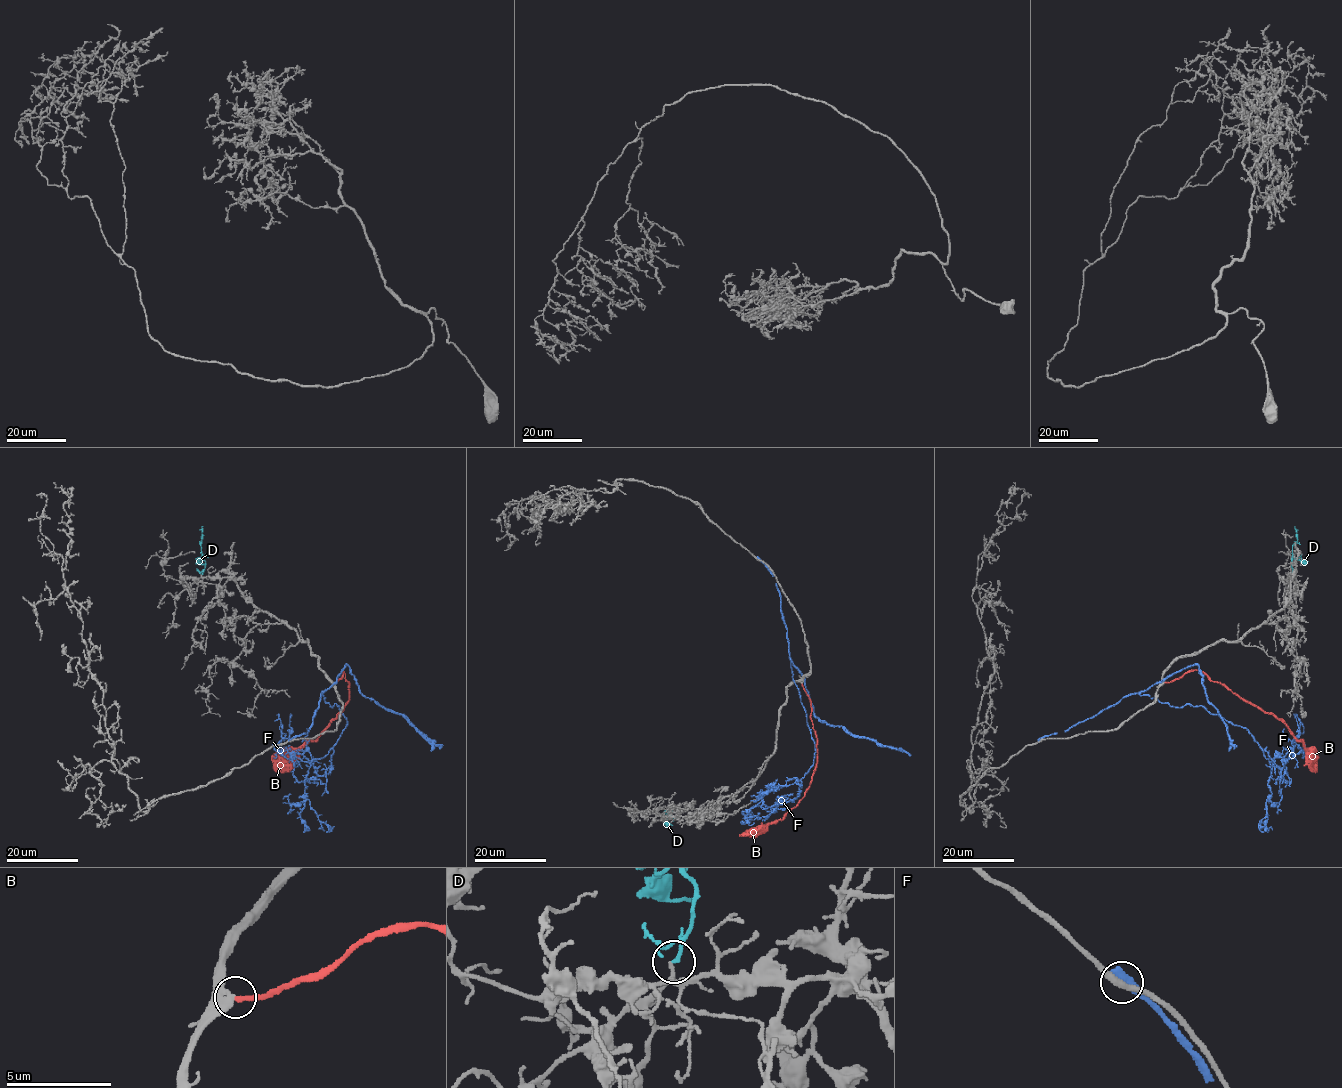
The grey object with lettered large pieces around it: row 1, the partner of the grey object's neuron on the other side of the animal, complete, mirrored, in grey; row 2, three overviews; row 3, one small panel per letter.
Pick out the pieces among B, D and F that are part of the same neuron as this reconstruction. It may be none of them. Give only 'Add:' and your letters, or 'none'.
Add: B

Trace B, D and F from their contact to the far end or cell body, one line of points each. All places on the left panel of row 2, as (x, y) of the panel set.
B: (333, 682), (342, 676), (342, 670), (349, 692), (344, 708), (314, 741), (291, 749), (273, 768)
D: (202, 574), (205, 562), (201, 546), (202, 526)
F: (290, 740), (311, 726), (321, 693), (348, 724), (323, 757), (301, 761), (274, 748), (290, 735), (290, 714)

